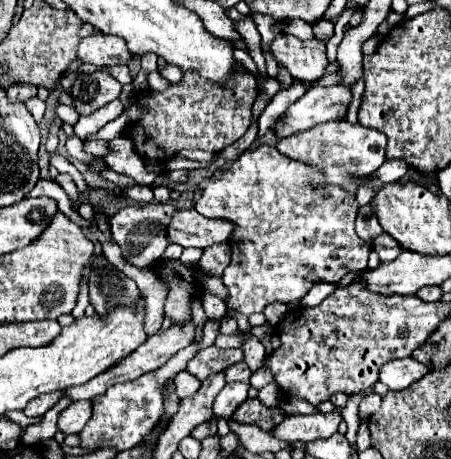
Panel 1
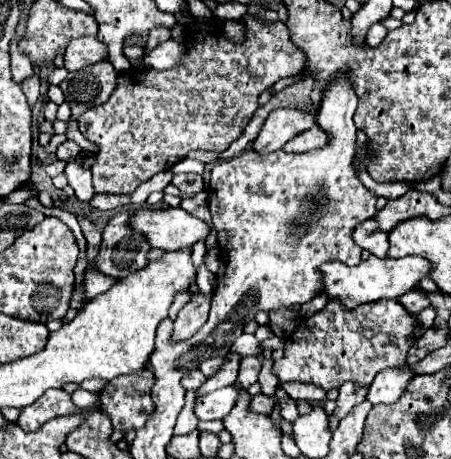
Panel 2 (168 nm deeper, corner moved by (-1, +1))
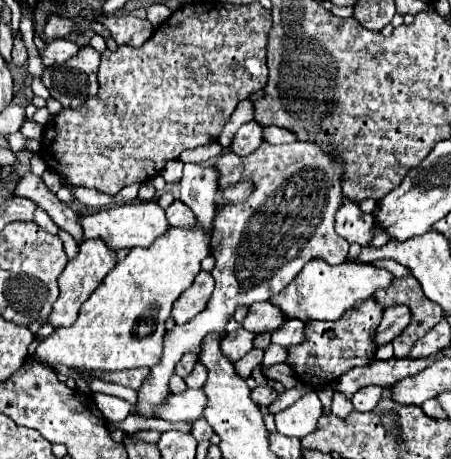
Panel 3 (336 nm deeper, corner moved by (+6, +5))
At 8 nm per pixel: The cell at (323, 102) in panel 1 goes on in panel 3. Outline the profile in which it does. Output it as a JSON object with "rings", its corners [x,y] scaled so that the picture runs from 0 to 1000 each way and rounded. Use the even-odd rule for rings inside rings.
{"rings":[[[554,264],[528,281],[510,325],[528,338],[554,338],[559,329],[568,329],[576,320],[581,307],[585,307],[585,277],[568,264]]]}

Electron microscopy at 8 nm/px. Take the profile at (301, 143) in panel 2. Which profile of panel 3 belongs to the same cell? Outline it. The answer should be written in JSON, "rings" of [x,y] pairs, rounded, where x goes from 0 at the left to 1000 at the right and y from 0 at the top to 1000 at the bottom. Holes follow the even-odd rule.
{"rings":[[[585,277],[585,307],[603,312],[603,316],[652,312],[656,294],[647,294],[647,285],[634,285],[630,277]]]}

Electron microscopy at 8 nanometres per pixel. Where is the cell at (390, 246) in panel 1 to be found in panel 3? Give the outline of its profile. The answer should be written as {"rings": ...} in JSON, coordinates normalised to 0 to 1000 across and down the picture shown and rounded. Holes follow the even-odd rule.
{"rings":[[[767,438],[745,464],[745,508],[772,529],[794,529],[812,538],[829,516],[829,473],[798,460],[789,442]]]}

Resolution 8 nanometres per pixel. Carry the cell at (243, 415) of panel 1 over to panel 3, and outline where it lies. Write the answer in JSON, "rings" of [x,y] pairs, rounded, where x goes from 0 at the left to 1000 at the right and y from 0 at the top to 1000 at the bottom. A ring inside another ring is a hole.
{"rings":[[[590,839],[590,843],[568,843],[568,847],[559,847],[554,865],[559,865],[563,878],[572,878],[572,882],[590,882],[590,887],[594,887],[594,882],[616,865],[616,856],[612,856],[599,839]]]}

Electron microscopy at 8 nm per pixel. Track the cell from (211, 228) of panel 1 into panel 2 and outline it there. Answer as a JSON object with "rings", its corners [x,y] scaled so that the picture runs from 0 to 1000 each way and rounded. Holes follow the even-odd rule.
{"rings":[[[401,451],[304,455],[304,464],[286,477],[286,495],[308,503],[339,542],[361,547],[424,538],[463,512],[463,490],[419,468]]]}

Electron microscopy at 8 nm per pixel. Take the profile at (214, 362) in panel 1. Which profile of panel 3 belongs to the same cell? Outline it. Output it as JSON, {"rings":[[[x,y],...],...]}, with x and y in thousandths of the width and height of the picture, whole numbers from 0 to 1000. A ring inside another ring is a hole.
{"rings":[[[439,786],[435,800],[430,800],[430,808],[426,808],[426,817],[417,817],[408,830],[412,830],[412,839],[417,839],[421,847],[448,847],[452,834],[457,834],[457,821],[461,821],[461,808],[457,808],[457,800]]]}

